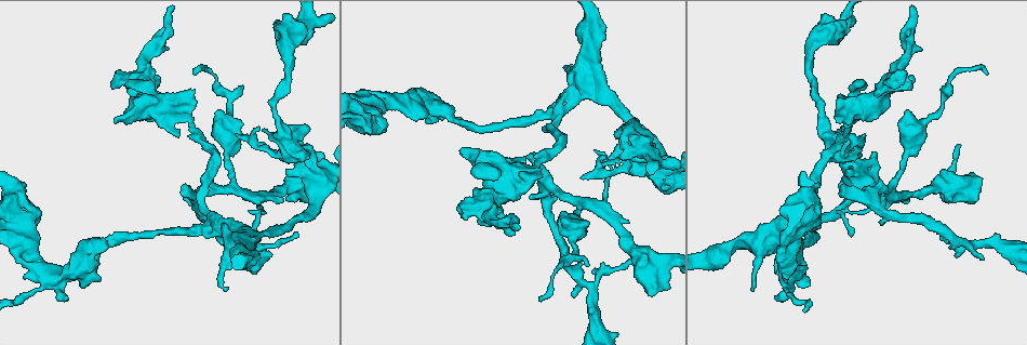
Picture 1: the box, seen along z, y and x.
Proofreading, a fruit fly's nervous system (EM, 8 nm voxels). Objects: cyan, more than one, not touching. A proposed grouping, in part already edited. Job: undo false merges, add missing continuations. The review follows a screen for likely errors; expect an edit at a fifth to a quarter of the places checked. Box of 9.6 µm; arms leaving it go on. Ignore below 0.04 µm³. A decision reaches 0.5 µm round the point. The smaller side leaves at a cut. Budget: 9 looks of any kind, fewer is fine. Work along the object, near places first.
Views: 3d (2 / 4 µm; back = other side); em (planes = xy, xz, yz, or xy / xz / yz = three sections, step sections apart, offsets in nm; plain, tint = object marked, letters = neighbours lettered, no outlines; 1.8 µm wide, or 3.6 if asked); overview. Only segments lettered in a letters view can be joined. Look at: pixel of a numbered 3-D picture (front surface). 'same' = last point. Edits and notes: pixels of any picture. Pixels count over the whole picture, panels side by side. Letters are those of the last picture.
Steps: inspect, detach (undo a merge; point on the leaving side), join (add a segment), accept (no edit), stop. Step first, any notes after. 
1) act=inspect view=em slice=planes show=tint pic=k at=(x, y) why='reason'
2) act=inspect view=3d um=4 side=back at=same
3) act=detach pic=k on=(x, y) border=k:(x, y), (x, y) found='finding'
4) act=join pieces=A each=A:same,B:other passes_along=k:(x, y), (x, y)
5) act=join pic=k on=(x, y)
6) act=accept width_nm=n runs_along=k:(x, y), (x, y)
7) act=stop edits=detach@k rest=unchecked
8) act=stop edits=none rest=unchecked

act=inspect view=3d um=4 side=back pic=1 at=(301, 148) why='narrows sharply'

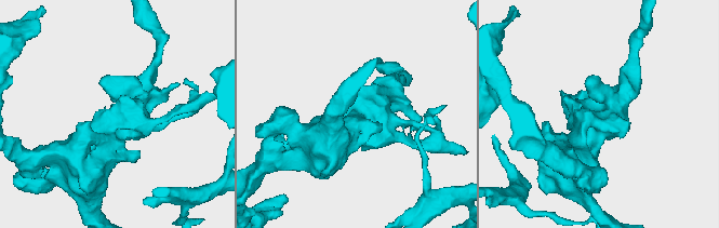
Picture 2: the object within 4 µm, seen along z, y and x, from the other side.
act=inspect view=em slice=planes show=letters pic=2 at=(116, 119) why='now the EM'

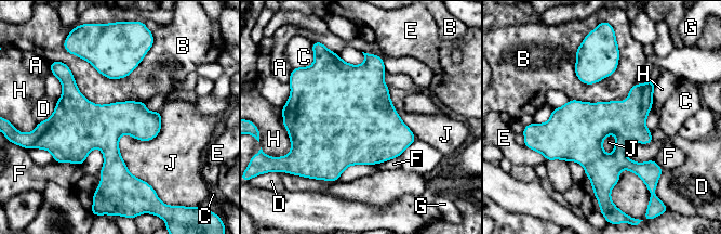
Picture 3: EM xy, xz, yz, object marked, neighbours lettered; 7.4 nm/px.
act=accept longest_contact=B:650nm each=A:other,B:other,C:other,D:other,E:other,F:other,G:other,H:other,J:other border=3:(160, 112), (154, 189) found='continuous, no second neuron'

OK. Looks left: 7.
act=inspect view=em slice=planes show=letters pic=1 at=(531, 154) why='free end'

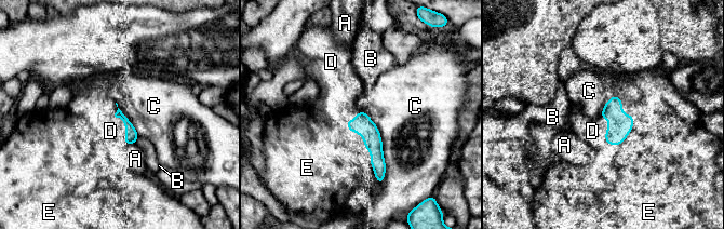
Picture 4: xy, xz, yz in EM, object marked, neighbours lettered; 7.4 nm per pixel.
act=join pieces=D each=A:other,B:other,C:other,D:same,E:other found='the neuron continues'

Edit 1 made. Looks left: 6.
act=inspect view=3d um=2 pic=1 at=(562, 110) why='three arms meet'

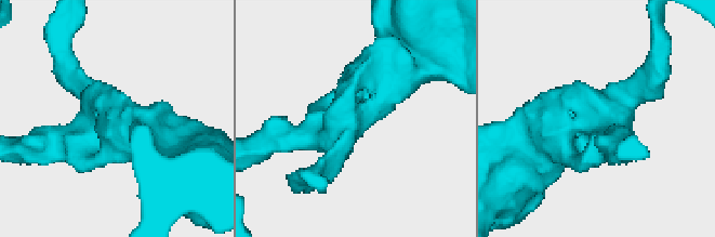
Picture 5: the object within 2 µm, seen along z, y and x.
act=inspect view=em slice=yz step=16 show=letters pic=5 at=(349, 115) arms=3 arm_widths_nm=180,220,440

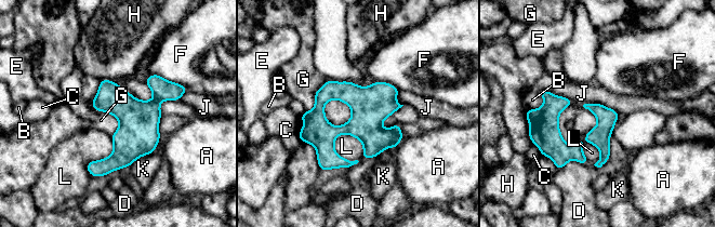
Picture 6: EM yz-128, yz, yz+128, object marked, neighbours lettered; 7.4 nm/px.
act=accept each=A:other,B:other,C:other,D:other,E:other,F:other,G:other,H:other,J:other,K:other,L:other border=6:(98, 80), (111, 135) found='one neuron here'

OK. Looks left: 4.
act=inspect view=3d um=2 pic=1 at=(478, 204) why='touches itself'

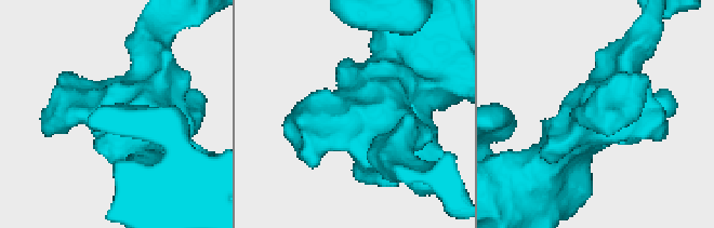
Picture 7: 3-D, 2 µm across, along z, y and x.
act=inspect view=em slice=planes show=letters pic=7 at=(351, 111)

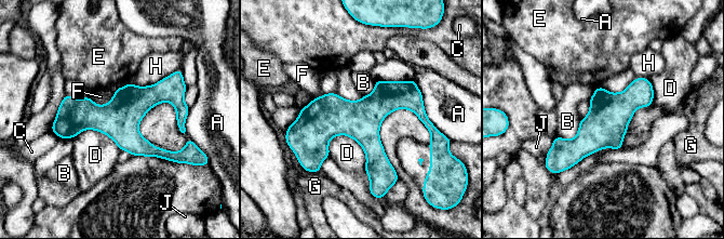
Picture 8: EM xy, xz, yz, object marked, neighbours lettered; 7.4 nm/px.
act=accept each=A:other,B:other,C:other,D:other,E:other,F:other,G:other,H:other,J:other border=8:(116, 89), (105, 104), (89, 97) found='one neuron here'

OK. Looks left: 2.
act=stop edits=join@4 rest=unchecked

